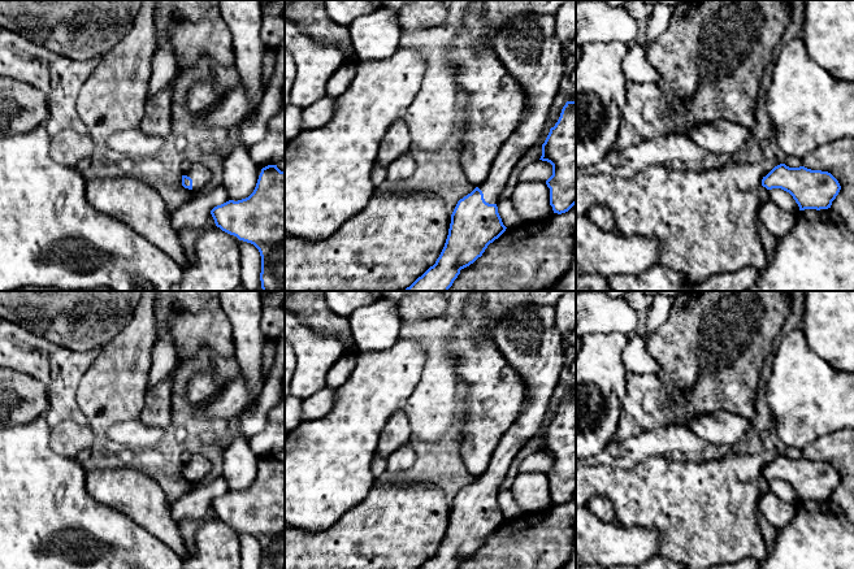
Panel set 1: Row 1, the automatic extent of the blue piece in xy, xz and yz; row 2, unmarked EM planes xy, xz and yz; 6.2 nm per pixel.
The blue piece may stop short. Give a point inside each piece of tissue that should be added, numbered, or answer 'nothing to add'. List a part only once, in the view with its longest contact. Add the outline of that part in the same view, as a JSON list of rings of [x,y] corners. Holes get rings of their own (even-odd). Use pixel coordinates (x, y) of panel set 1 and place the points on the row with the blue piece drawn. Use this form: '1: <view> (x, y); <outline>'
1: xz (525, 44); [[[554,14],[517,16],[500,25],[491,44],[499,61],[524,90],[526,112],[500,147],[487,178],[478,186],[489,204],[498,204],[519,160],[539,143],[559,91],[565,57],[554,29]]]

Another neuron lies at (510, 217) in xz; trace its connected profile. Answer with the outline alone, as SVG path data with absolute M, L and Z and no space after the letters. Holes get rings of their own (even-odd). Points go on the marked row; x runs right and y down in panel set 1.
M499 197L497 207L502 222L507 229L515 227L521 222L525 222L516 212L511 199Z

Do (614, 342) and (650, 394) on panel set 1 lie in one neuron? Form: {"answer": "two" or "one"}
{"answer": "two"}

